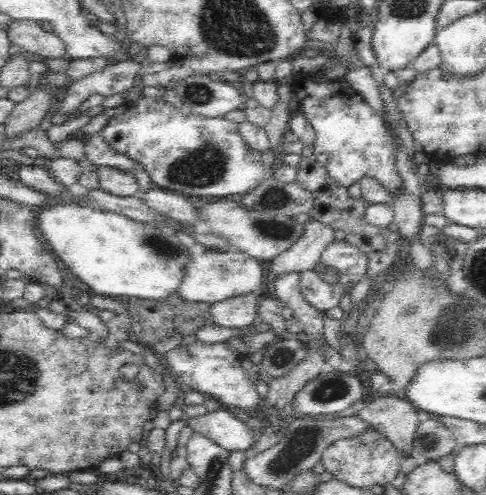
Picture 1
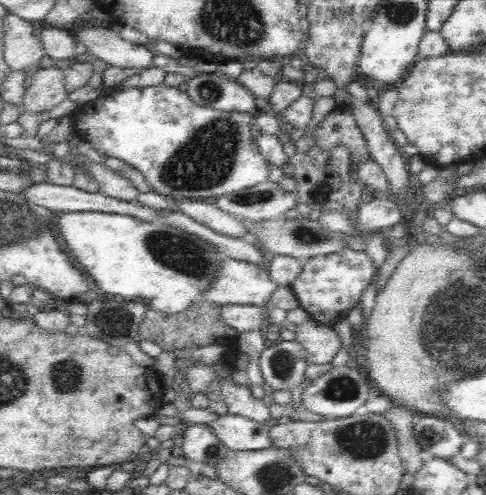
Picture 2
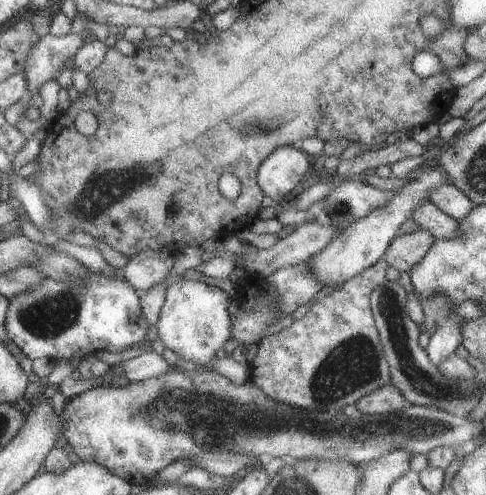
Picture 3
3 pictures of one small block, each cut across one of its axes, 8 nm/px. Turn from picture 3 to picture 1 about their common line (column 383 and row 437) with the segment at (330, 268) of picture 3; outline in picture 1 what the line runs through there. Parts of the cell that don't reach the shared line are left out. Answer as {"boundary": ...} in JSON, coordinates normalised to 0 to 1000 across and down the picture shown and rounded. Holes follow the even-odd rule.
{"boundary":[[[453,824],[444,832],[424,832],[416,840],[387,844],[387,865],[399,877],[412,877],[440,893],[444,901],[469,909],[469,913],[514,913],[514,901],[523,897],[514,869],[506,865],[502,853],[486,848],[477,840],[477,828]]]}

